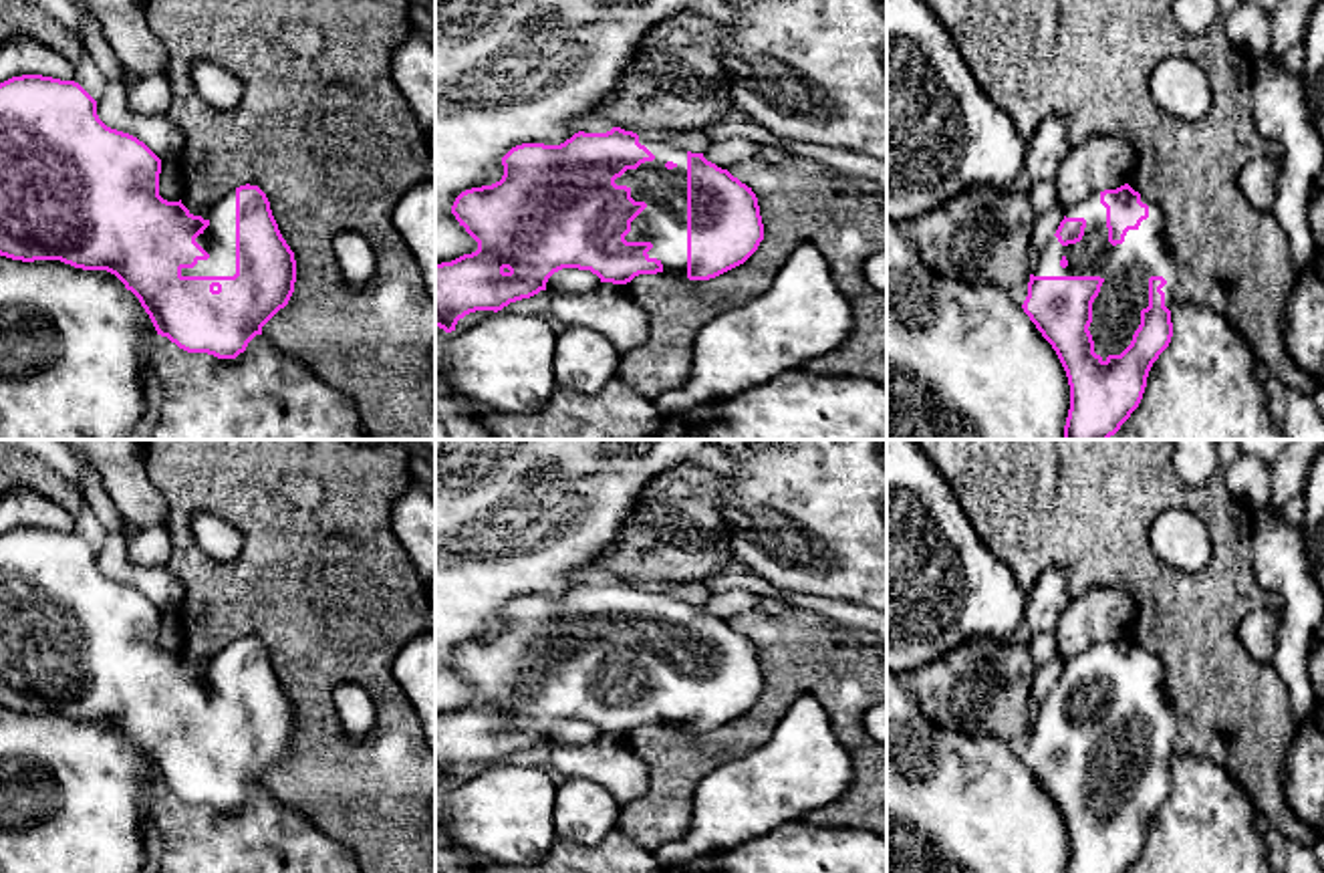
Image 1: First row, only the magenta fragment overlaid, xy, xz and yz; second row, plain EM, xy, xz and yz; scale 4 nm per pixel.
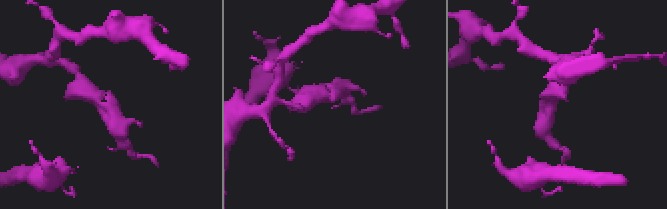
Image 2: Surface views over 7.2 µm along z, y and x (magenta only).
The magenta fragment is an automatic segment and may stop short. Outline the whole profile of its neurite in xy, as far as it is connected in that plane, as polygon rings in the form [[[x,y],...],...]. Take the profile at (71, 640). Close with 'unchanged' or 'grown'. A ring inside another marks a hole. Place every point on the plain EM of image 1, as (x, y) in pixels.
[[[42,526],[0,534],[0,708],[107,722],[139,750],[157,786],[187,804],[236,810],[288,756],[296,734],[294,704],[258,637],[232,641],[202,669],[181,651],[167,653],[159,647],[159,625],[161,611],[137,589],[107,579],[97,567],[97,552],[79,534]]] | grown

